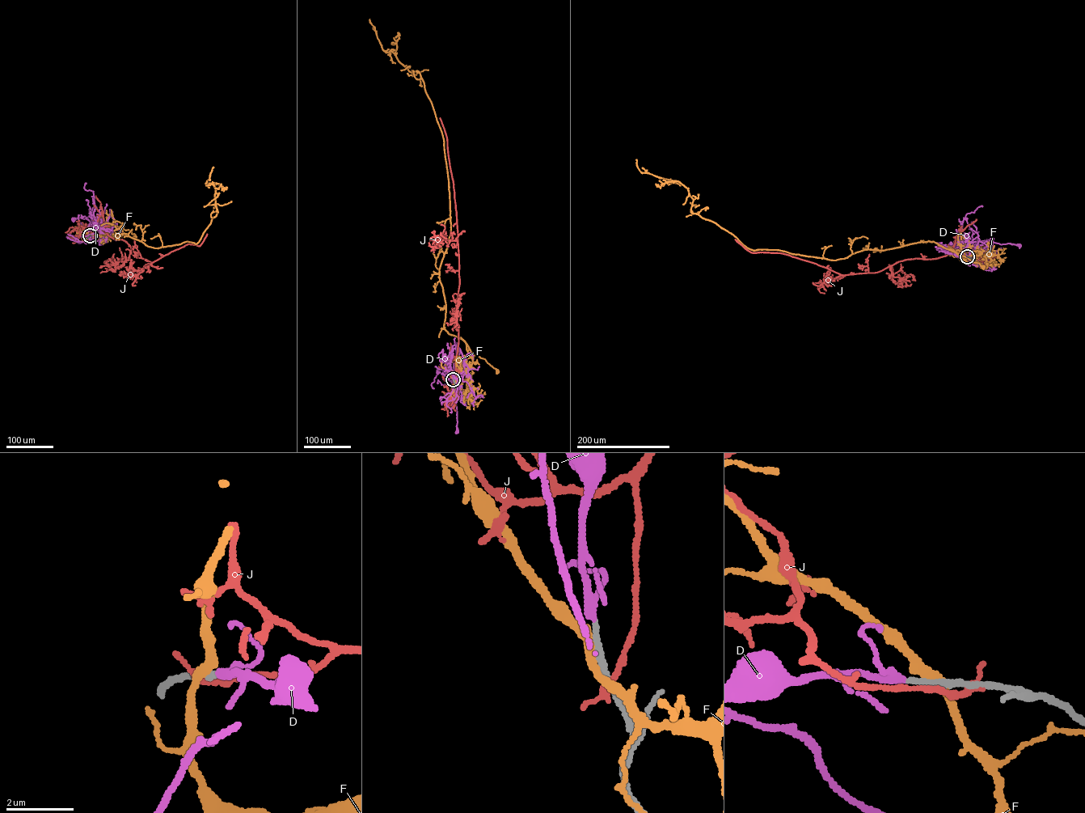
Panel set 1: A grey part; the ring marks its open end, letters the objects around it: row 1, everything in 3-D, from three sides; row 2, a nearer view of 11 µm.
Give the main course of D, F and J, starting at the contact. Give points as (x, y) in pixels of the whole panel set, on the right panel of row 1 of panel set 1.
D: (967, 256), (949, 249), (943, 249), (952, 250), (966, 242), (988, 240), (1019, 246)
F: (967, 256), (968, 259), (964, 257), (966, 257), (963, 259), (959, 255), (982, 267)
J: (968, 256), (951, 252), (936, 258), (899, 261), (876, 272), (841, 275), (784, 254), (751, 252), (735, 239)

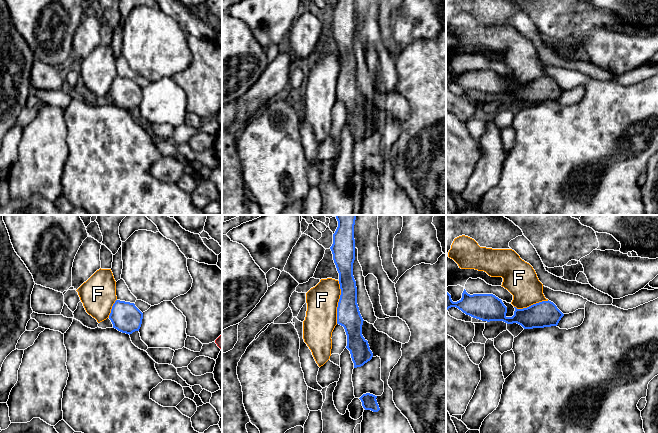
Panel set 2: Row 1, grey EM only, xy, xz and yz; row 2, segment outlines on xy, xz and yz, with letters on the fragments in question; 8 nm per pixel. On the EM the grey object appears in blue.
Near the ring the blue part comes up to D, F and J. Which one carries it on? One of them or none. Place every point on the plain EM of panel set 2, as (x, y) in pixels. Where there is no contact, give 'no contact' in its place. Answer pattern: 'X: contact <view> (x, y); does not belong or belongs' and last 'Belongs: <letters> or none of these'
D: no contact; belongs
F: contact xz (338, 78); does not belong
J: no contact; does not belong
Belongs: D

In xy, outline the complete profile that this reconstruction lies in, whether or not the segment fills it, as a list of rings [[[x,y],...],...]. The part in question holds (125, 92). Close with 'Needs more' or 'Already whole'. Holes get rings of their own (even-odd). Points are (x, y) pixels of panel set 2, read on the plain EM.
[[[116,76],[112,82],[109,95],[113,100],[113,104],[130,111],[135,107],[139,107],[143,89],[134,79]]]. Already whole

